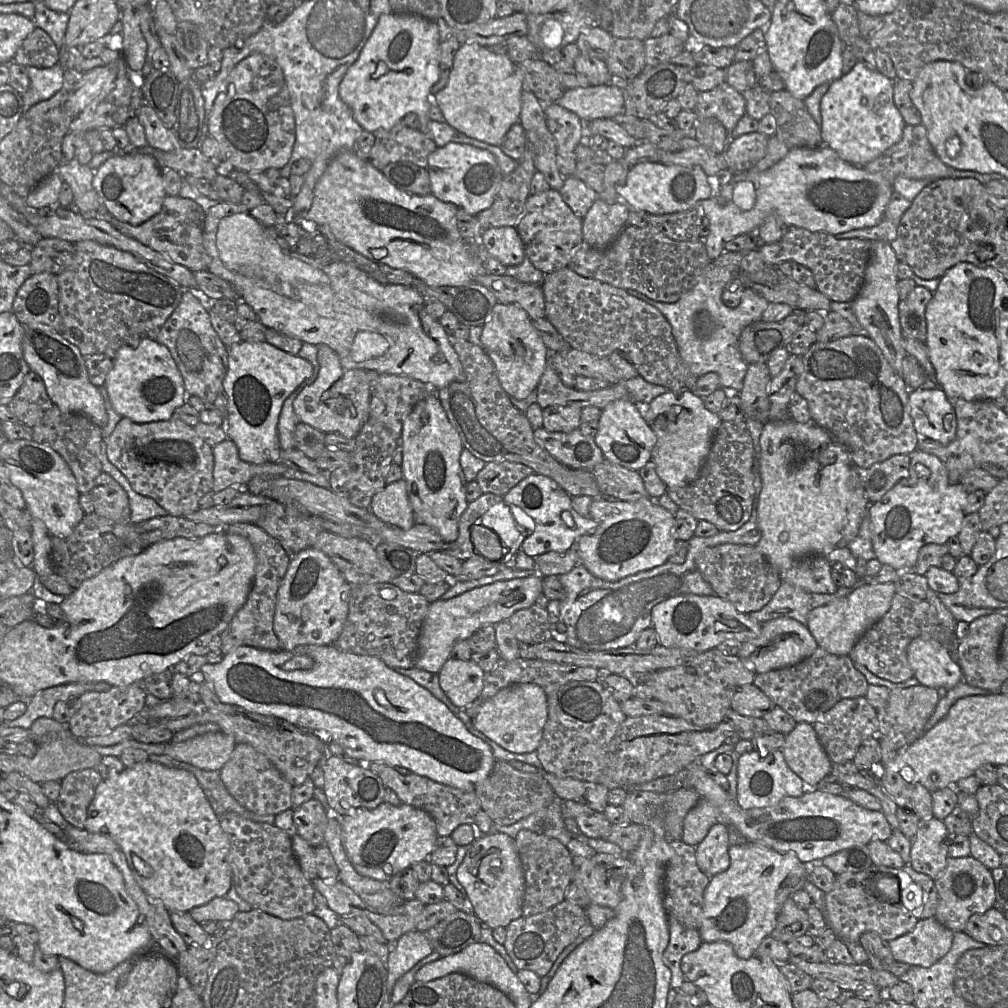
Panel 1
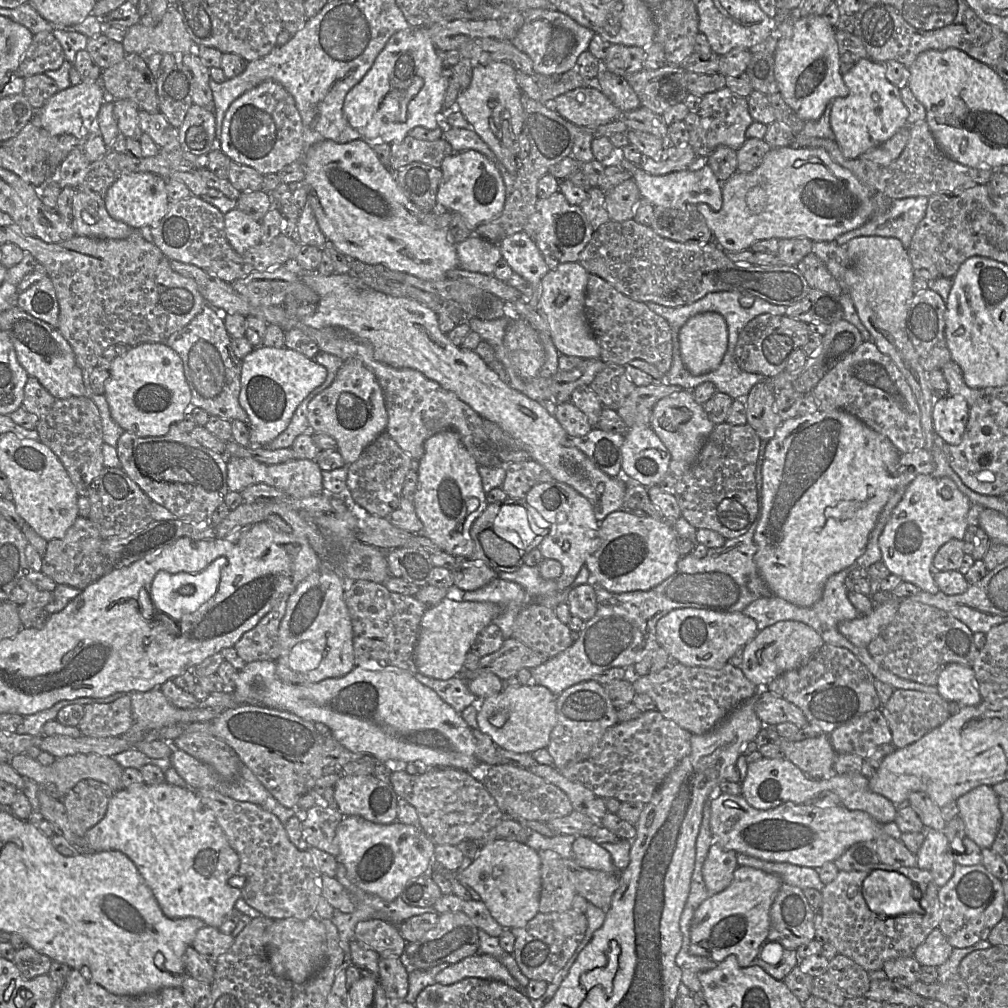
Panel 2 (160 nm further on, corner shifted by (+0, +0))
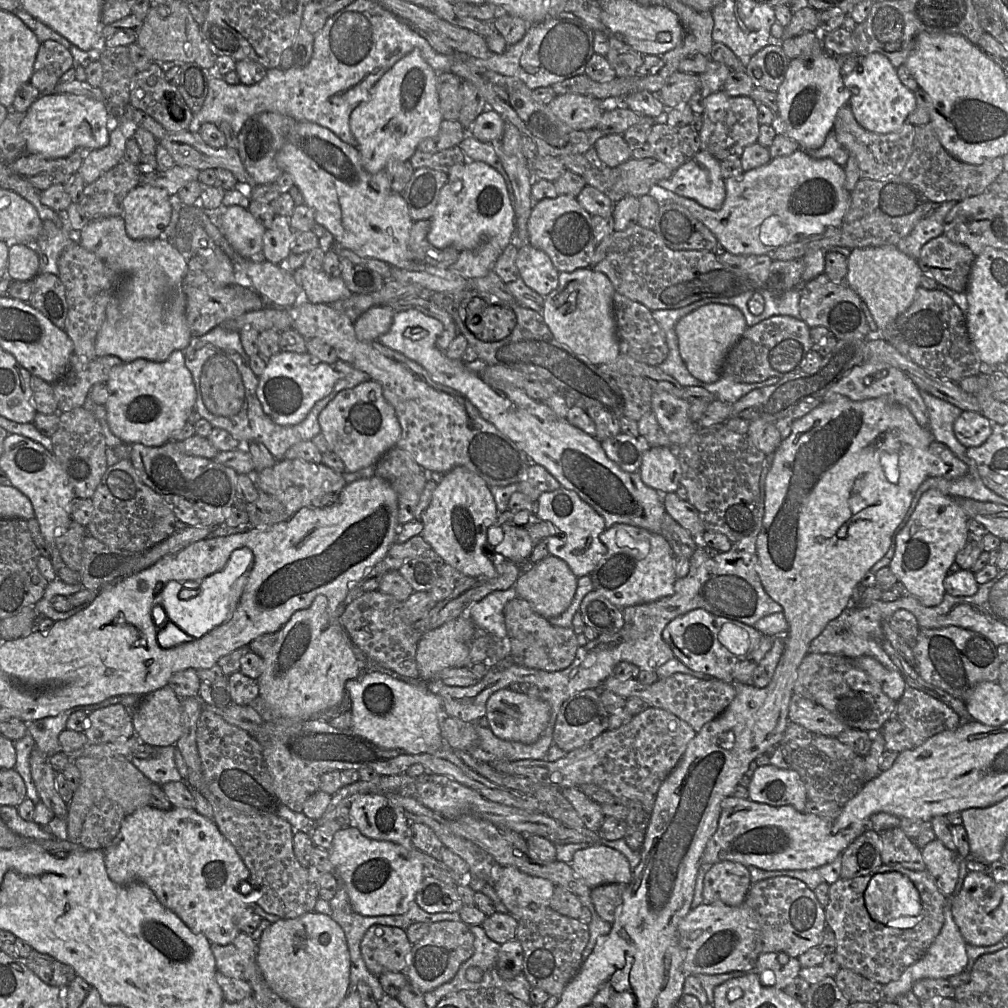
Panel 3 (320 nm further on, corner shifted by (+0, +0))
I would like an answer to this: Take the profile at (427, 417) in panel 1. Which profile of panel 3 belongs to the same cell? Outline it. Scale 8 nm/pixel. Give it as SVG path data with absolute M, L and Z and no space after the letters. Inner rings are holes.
M456 466L440 476L431 503L421 515L422 537L446 564L467 577L496 577L492 552L487 550L487 532L498 517L490 486L476 473L463 466Z

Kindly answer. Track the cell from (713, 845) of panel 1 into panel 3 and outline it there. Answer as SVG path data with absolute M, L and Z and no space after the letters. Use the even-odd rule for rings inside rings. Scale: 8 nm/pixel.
M734 861L712 864L704 877L704 903L720 901L738 906L745 901L751 885L747 866Z

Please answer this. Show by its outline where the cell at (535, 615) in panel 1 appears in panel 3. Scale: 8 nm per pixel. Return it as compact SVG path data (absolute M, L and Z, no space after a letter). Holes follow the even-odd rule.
M518 597L506 603L503 614L506 631L508 633L507 635L510 641L511 657L514 664L547 672L560 671L566 669L572 664L579 647L577 634L574 633L572 628L552 625L548 619L536 613L526 600Z

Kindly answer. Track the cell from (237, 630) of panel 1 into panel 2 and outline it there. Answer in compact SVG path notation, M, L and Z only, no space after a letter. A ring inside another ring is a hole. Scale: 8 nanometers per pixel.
M284 595L259 623L244 633L234 645L238 656L246 663L276 661L279 657L279 627L286 611L288 596Z

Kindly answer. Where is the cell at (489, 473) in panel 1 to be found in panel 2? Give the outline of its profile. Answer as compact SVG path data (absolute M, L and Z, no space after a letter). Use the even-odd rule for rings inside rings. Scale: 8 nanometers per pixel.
M535 460L505 464L505 480L501 489L508 498L524 499L536 484L555 481L551 474Z

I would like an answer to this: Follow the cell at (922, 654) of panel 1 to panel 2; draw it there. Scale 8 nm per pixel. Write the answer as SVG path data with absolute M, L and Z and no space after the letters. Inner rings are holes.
M946 665L938 676L936 687L938 694L946 701L958 702L961 707L977 706L983 701L974 671L966 665Z

